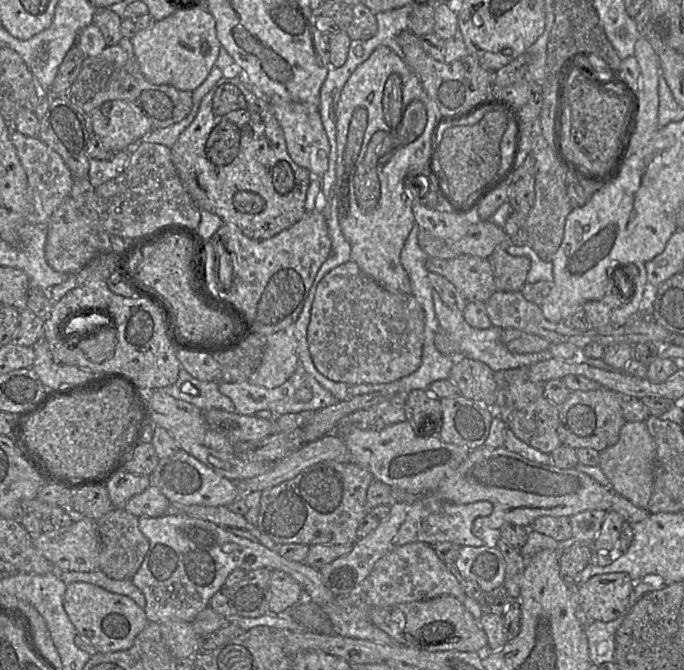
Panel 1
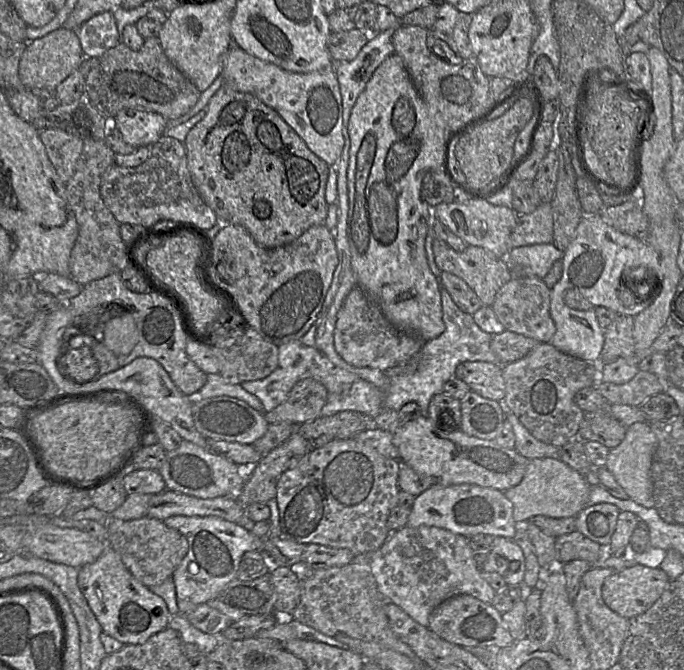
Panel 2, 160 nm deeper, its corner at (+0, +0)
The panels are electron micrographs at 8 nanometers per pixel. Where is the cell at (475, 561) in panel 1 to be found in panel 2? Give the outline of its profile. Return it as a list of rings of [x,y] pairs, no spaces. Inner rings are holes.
[[[497,537],[492,543],[481,573],[497,572],[503,576],[507,586],[519,586],[524,579],[525,558],[521,547],[513,540]]]

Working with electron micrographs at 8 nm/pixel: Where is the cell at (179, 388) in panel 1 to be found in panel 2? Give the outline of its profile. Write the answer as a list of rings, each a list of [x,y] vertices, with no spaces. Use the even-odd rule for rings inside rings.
[[[207,374],[206,384],[196,393],[195,399],[208,399],[219,396],[236,398],[247,403],[258,412],[266,413],[261,401],[255,395],[243,389],[240,384],[230,384],[220,374]]]

